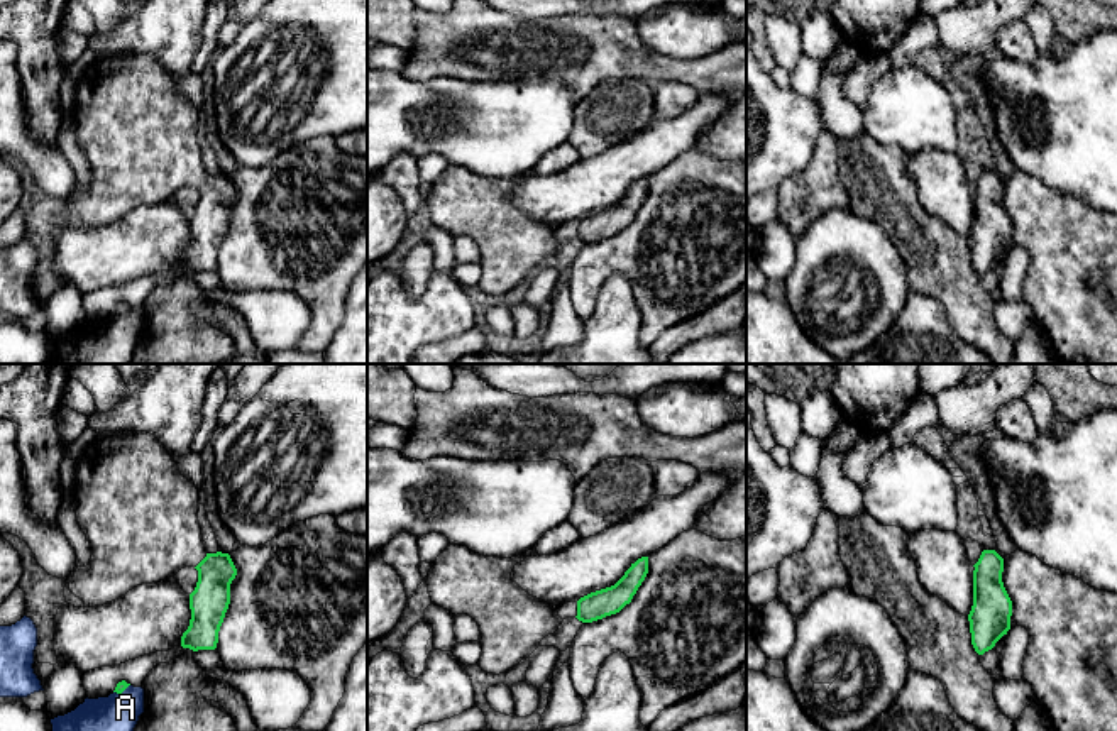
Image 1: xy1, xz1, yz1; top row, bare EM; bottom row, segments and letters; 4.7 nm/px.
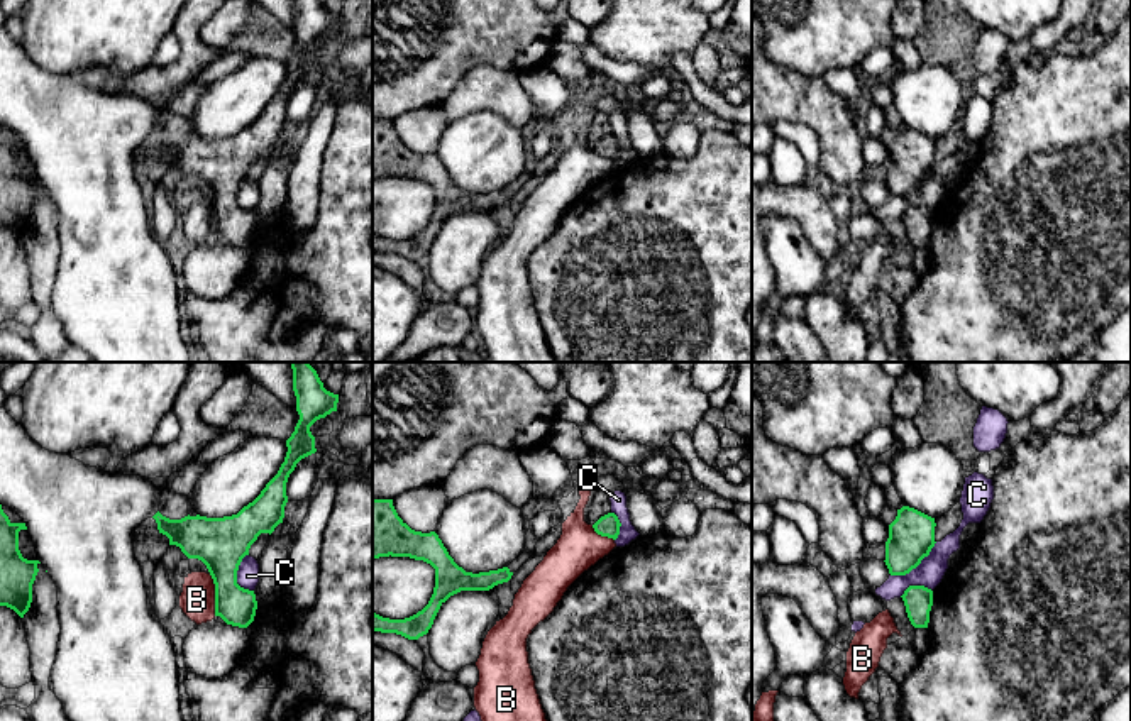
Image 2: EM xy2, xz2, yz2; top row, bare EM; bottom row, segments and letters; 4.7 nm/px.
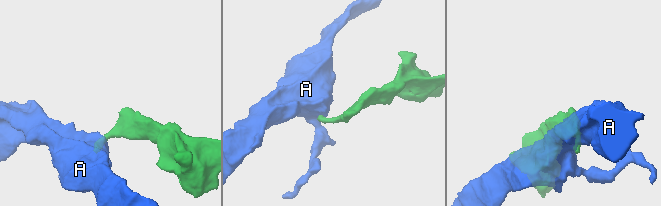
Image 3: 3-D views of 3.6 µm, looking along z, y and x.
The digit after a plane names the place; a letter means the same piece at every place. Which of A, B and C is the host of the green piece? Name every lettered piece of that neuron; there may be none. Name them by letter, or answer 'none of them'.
none of them

